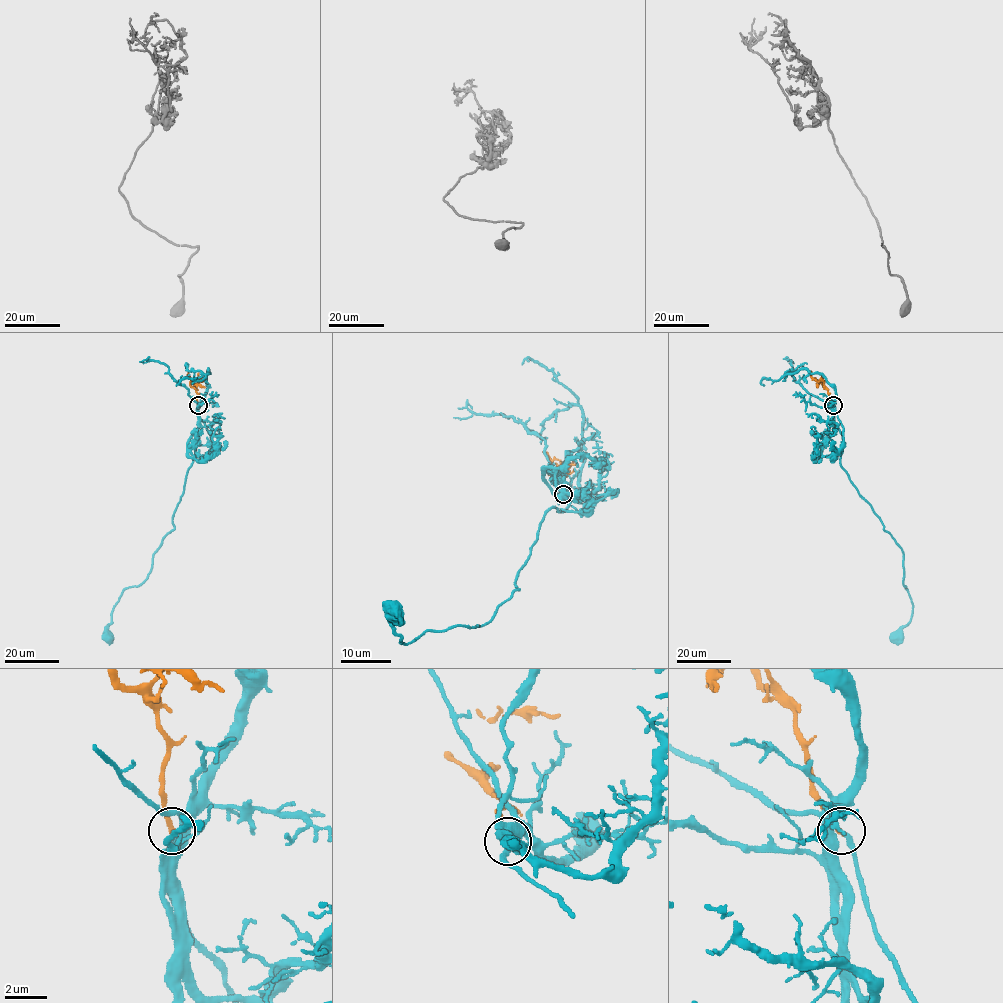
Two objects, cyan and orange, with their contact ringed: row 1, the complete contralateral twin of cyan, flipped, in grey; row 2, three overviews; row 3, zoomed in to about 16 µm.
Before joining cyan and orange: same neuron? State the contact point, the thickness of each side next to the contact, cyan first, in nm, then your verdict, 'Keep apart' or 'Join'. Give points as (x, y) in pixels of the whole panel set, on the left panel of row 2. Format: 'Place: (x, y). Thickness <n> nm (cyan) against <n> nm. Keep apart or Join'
Place: (198, 405). Thickness 220 nm (cyan) against 200 nm. Join

